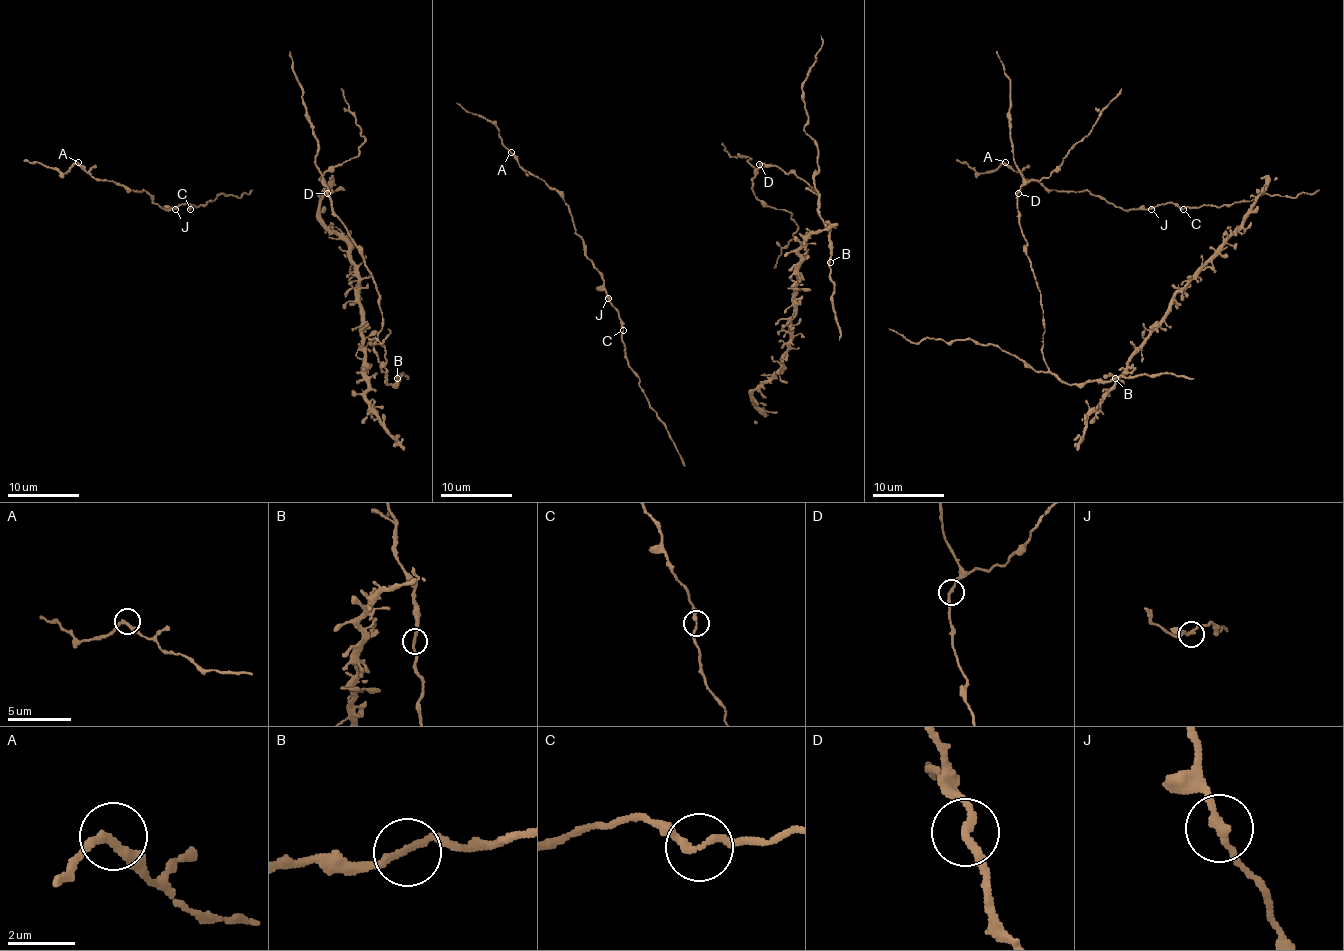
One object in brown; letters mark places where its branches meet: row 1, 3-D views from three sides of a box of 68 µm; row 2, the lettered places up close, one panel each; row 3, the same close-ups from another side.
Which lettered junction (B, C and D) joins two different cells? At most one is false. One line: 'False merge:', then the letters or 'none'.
False merge: none

